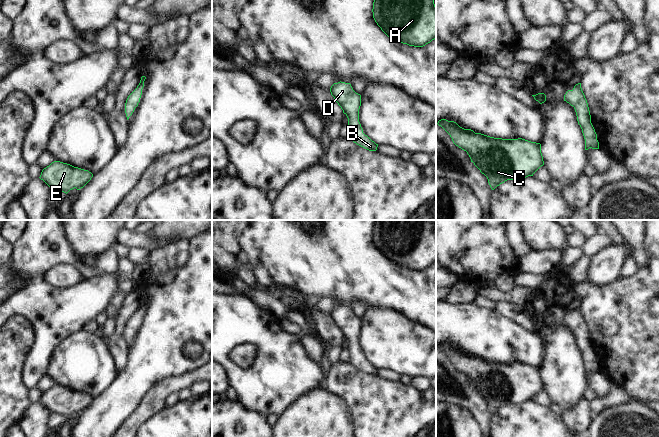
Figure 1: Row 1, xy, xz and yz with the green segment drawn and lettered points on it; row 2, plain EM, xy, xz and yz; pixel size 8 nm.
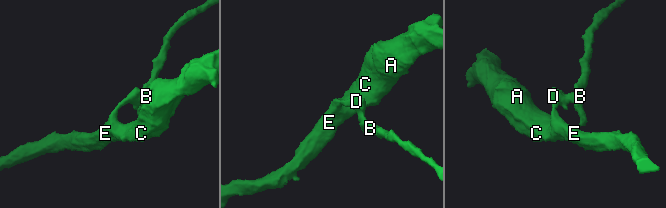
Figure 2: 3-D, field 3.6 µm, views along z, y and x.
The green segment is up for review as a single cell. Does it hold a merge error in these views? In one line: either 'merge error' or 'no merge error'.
no merge error

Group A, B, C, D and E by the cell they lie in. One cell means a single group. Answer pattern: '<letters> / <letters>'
A B C D E

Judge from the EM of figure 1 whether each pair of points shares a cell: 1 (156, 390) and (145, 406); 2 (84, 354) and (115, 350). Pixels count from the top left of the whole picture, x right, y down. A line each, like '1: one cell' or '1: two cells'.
1: one cell
2: two cells

